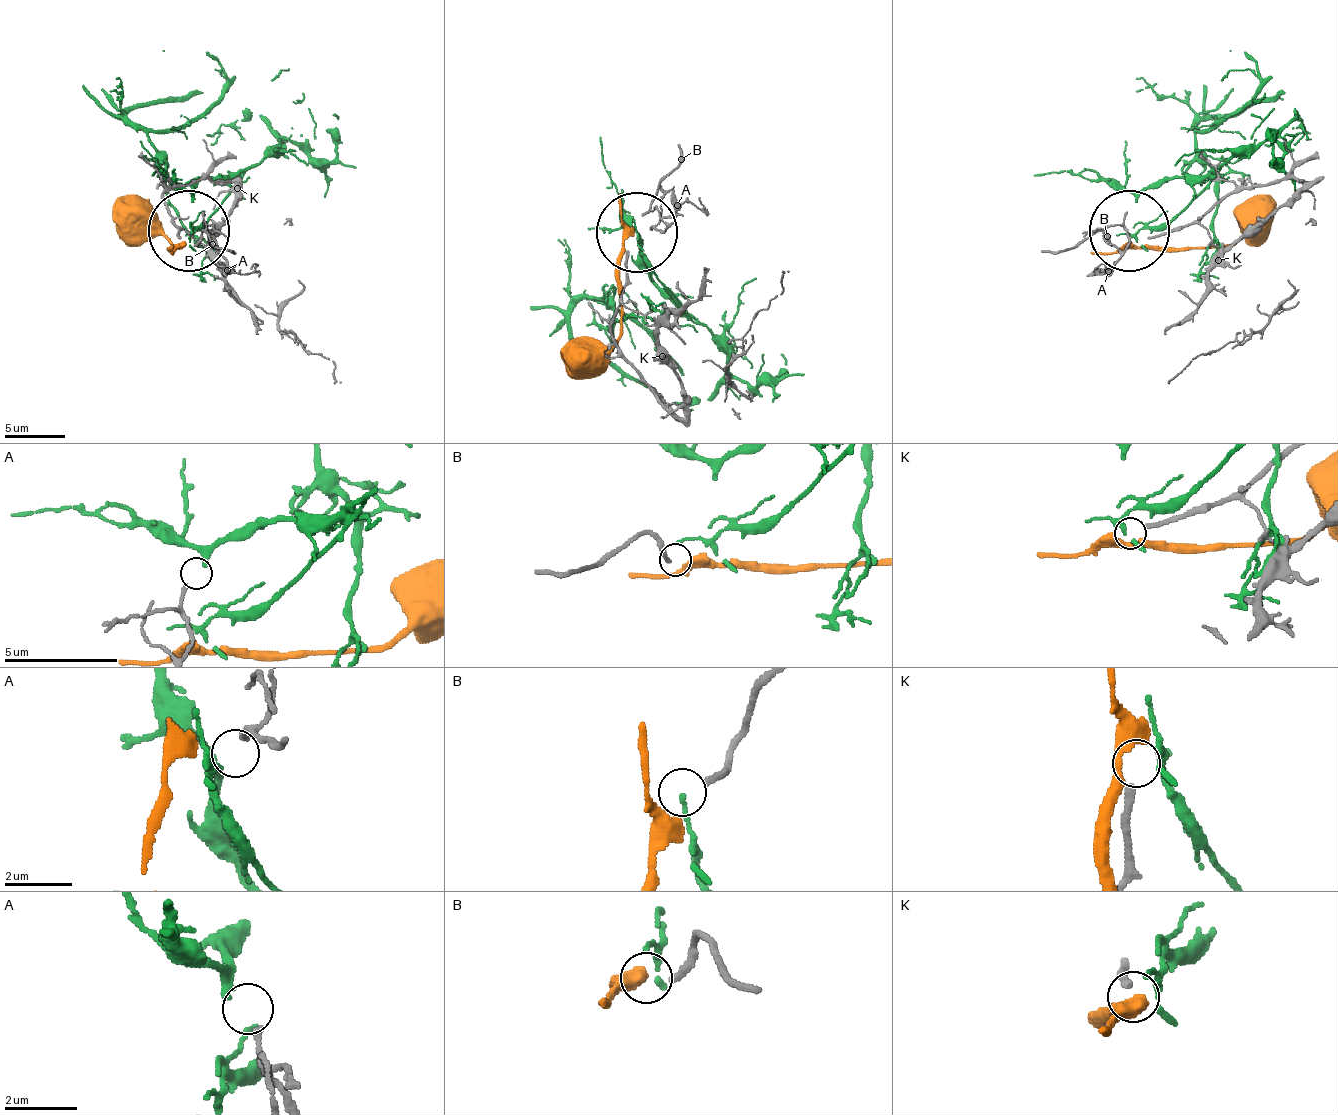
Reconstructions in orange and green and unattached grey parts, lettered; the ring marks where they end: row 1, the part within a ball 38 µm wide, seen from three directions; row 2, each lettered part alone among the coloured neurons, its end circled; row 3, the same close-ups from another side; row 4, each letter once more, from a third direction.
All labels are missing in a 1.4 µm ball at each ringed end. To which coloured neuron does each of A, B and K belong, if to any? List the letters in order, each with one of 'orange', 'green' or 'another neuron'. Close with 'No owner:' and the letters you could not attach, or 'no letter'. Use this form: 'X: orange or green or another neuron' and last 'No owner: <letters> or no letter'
A: green
B: another neuron
K: orange
No owner: B

